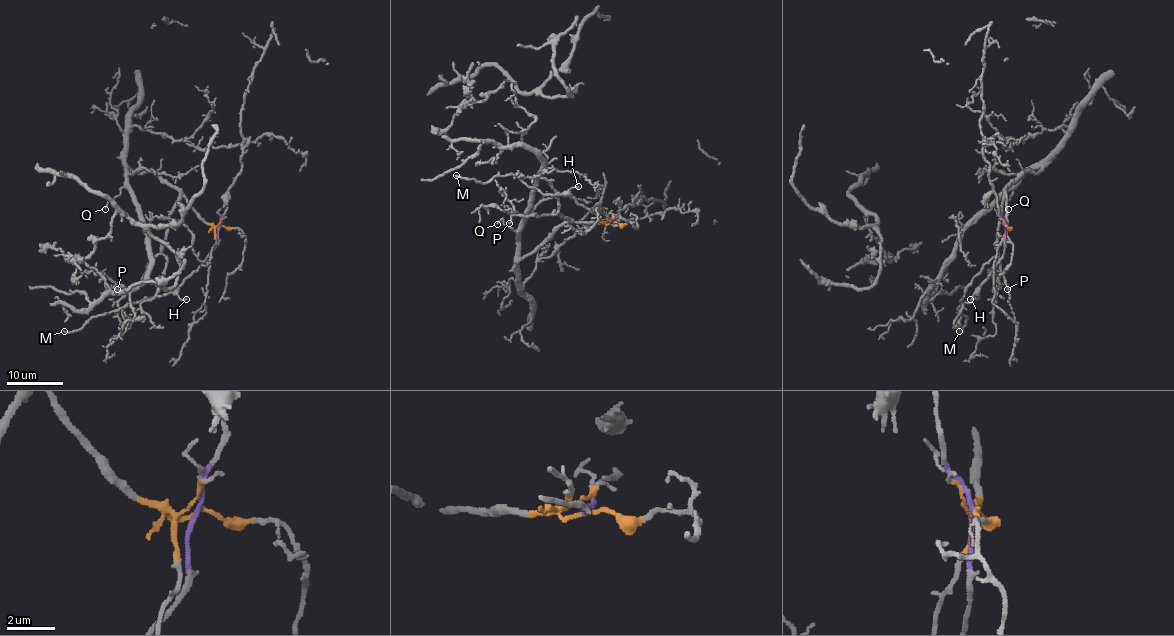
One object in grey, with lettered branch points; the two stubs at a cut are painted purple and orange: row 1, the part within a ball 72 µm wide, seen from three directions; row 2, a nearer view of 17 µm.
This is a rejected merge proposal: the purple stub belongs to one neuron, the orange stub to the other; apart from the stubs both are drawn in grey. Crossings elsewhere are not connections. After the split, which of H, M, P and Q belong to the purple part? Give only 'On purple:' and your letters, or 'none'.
On purple: H, M

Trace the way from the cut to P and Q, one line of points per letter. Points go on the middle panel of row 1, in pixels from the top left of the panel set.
P: (611, 222), (575, 222), (555, 213), (513, 215), (509, 222)
Q: (611, 222), (568, 221), (521, 258), (518, 256), (518, 235), (502, 220), (497, 224)

